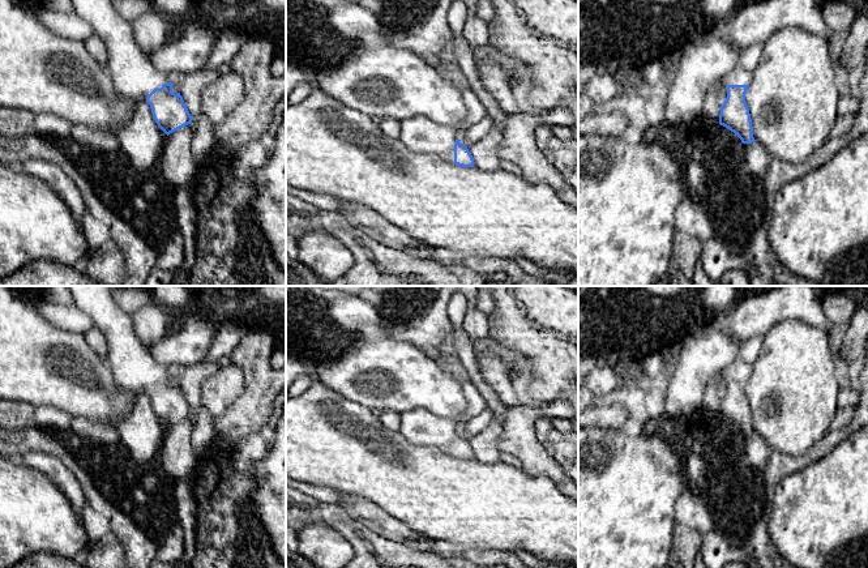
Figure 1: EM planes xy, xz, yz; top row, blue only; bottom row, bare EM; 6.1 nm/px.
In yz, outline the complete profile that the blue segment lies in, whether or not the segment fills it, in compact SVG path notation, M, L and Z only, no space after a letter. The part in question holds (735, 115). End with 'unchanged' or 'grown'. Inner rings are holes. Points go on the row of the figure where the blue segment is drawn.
M737 64L730 73L727 73L711 86L711 91L717 93L723 90L727 93L727 98L721 106L719 124L734 132L741 140L743 144L752 144L756 141L753 137L753 127L749 108L745 102L745 93L751 82L752 72L748 72Z; grown

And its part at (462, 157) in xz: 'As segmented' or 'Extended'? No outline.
Extended

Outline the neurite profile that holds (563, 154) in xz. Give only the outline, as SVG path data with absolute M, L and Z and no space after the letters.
M543 124L535 129L535 142L578 195L578 141L560 140L550 125Z

